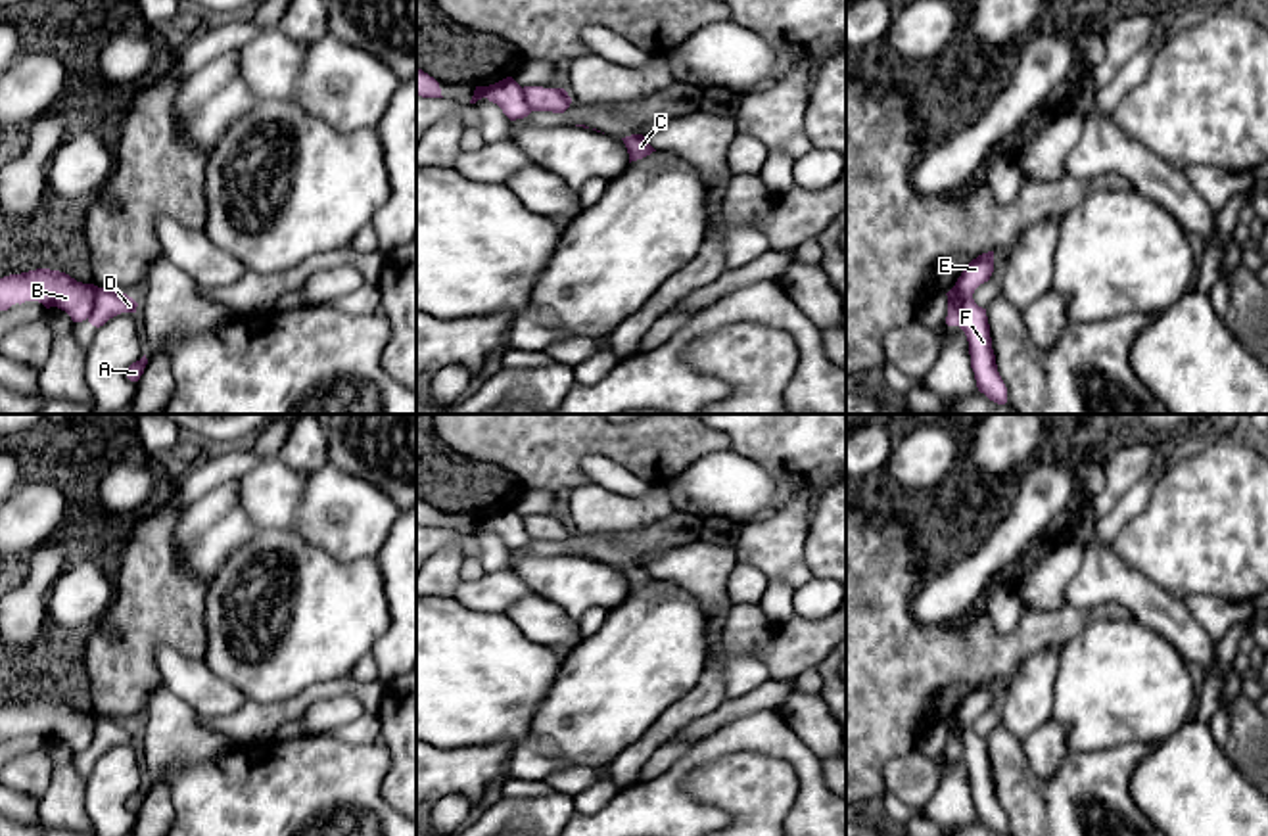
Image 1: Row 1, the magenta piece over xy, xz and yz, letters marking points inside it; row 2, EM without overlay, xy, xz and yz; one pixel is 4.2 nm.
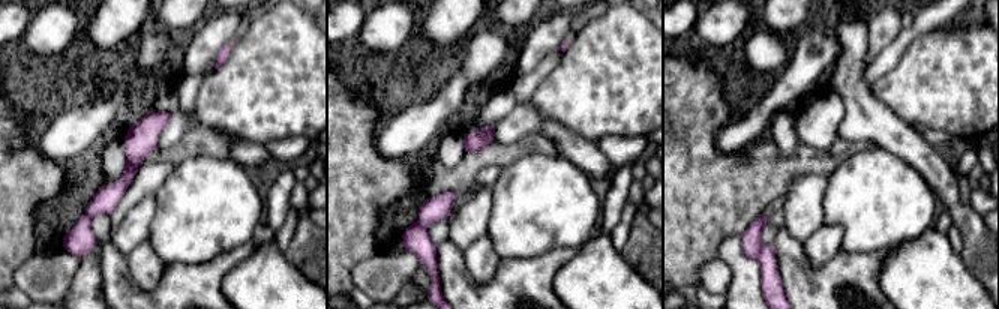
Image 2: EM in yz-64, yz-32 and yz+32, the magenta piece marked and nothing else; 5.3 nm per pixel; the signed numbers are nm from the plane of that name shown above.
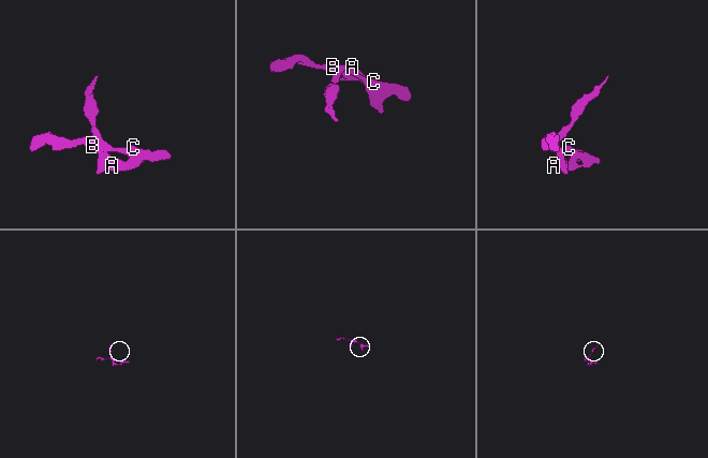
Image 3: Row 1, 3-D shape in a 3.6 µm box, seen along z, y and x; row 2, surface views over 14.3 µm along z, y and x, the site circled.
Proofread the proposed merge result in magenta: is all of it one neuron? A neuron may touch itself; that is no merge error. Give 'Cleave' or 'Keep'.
Cleave

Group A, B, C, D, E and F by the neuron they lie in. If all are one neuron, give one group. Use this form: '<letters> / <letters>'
A B F / C D E

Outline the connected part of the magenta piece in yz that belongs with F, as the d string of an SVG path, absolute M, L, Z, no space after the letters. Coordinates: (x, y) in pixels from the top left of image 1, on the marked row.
M969 295L961 301L961 314L961 330L969 341L971 368L974 372L976 387L990 401L1005 405L1007 387L998 372L986 309L978 307L973 295Z

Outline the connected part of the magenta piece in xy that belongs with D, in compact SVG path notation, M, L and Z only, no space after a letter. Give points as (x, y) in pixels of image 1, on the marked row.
M98 288L92 313L88 316L88 322L96 328L104 326L109 318L121 314L121 313L136 313L138 303L129 297L127 293L121 293L117 290L109 288Z

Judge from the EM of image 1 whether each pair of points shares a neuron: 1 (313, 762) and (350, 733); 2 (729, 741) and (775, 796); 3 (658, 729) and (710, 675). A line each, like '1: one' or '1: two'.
1: two
2: two
3: one

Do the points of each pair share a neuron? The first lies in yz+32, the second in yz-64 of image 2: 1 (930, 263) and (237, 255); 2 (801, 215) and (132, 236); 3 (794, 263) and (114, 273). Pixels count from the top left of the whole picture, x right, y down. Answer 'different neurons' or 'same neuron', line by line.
1: different neurons
2: same neuron
3: same neuron

